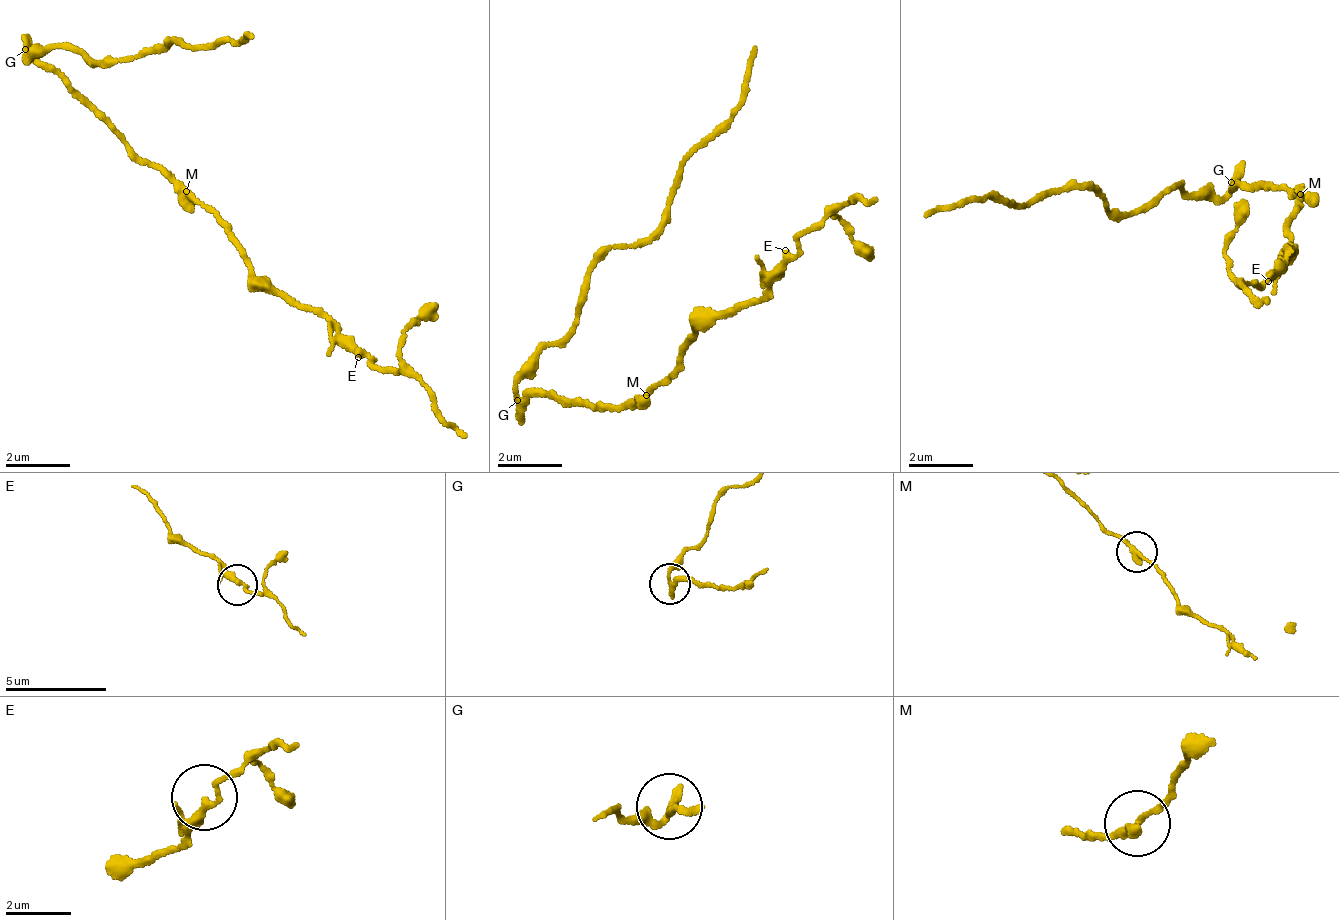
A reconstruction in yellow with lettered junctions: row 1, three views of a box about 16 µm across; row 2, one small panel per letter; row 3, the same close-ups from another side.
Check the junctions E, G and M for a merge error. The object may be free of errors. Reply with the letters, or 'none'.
G

